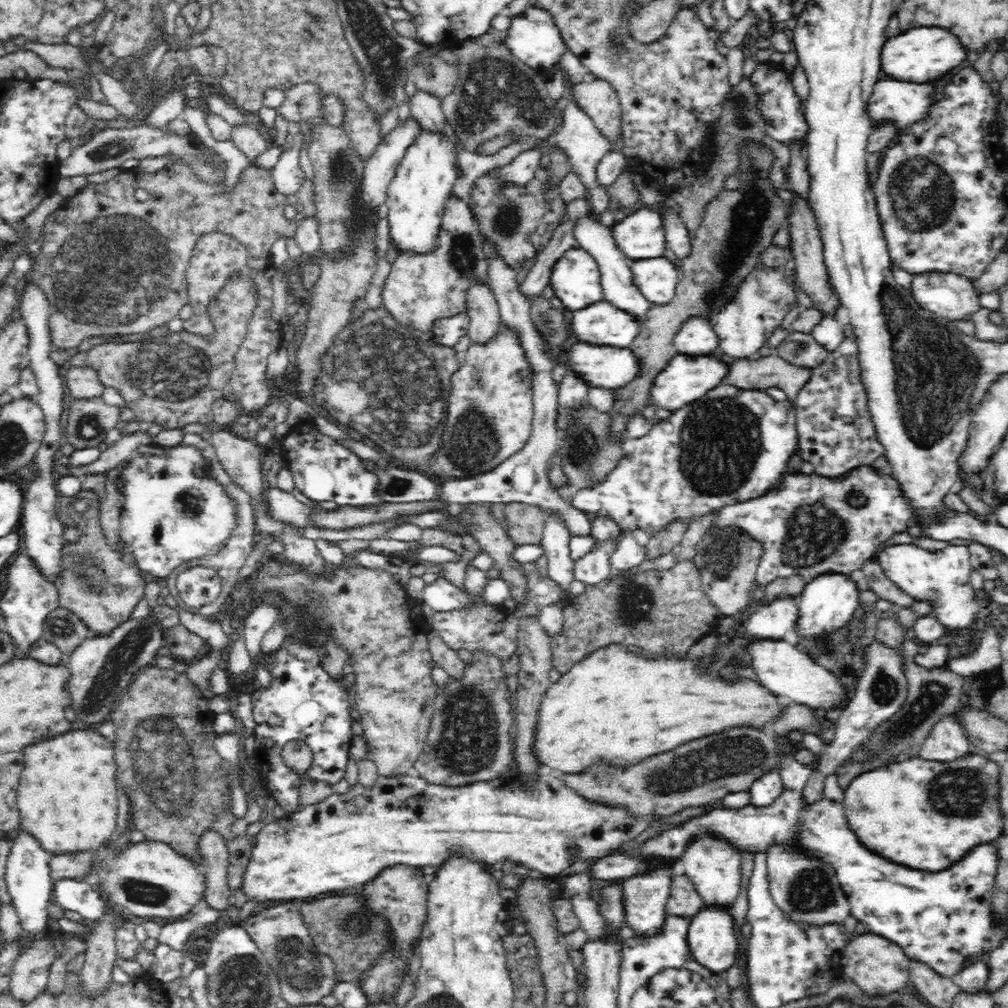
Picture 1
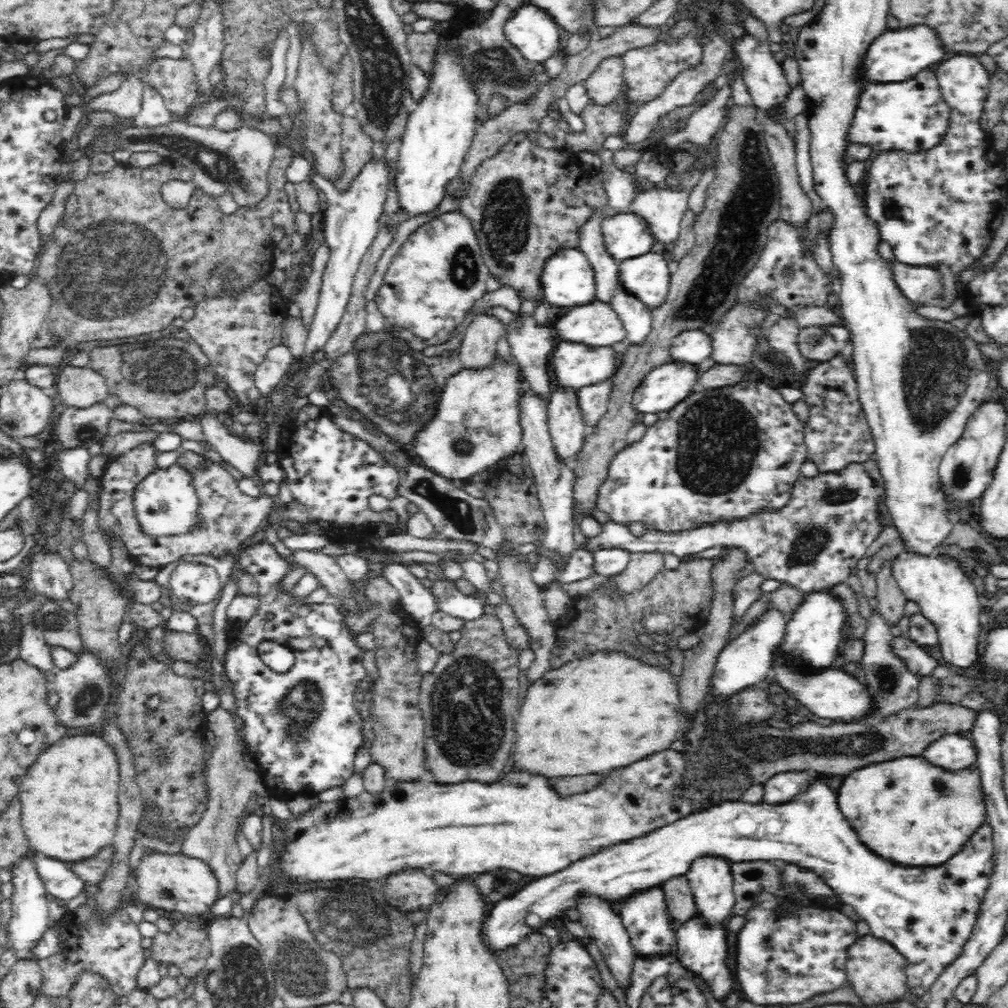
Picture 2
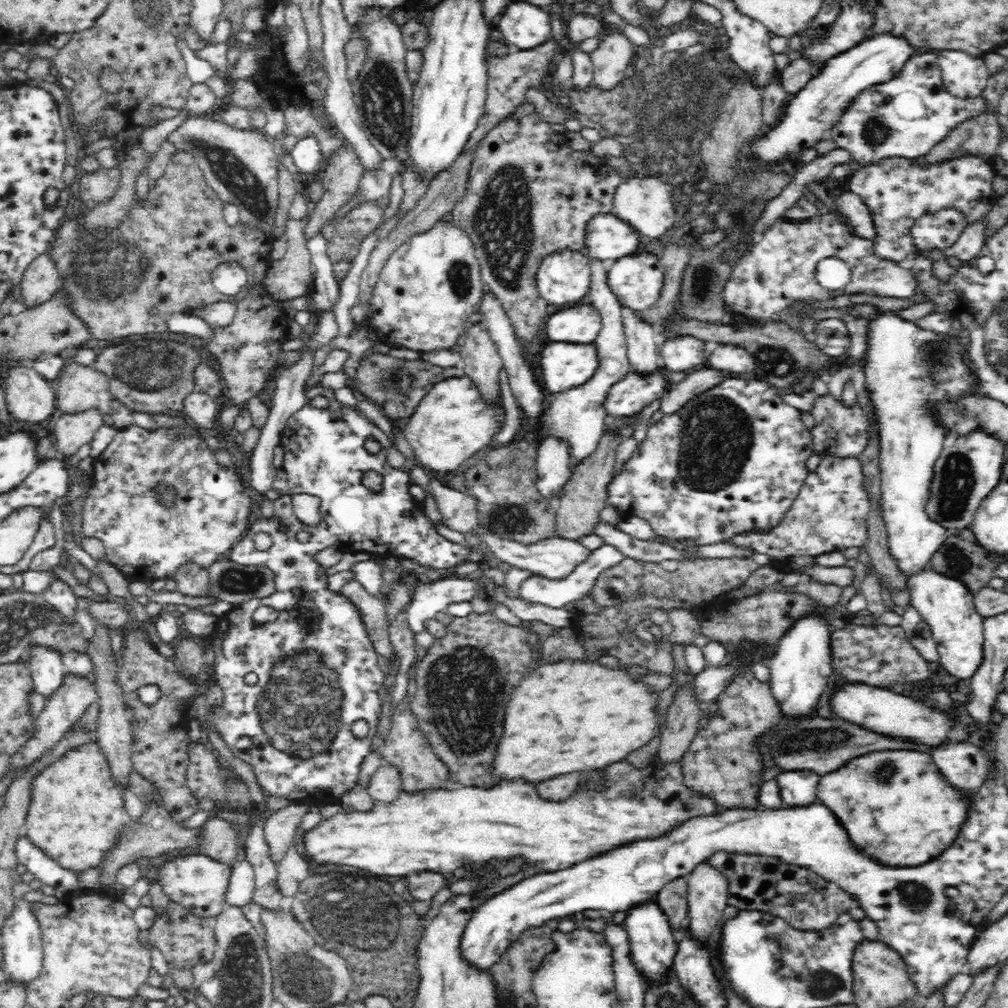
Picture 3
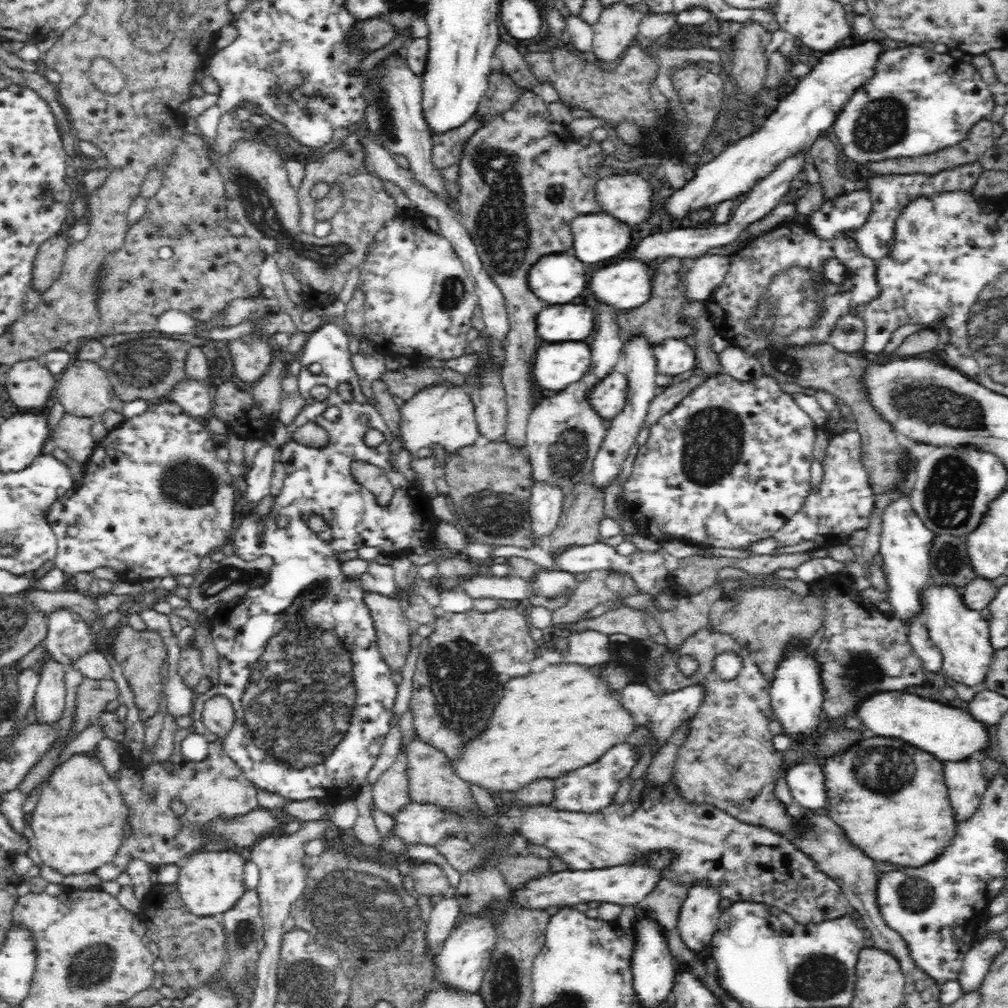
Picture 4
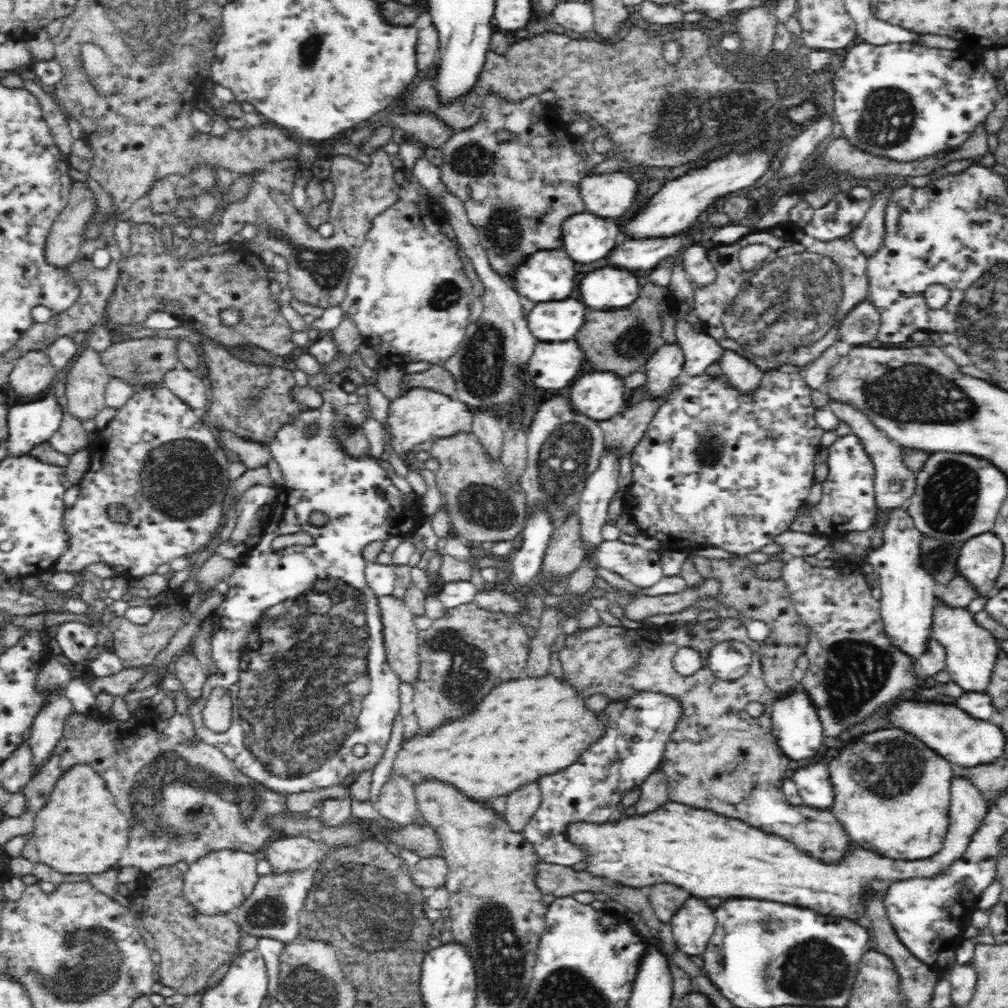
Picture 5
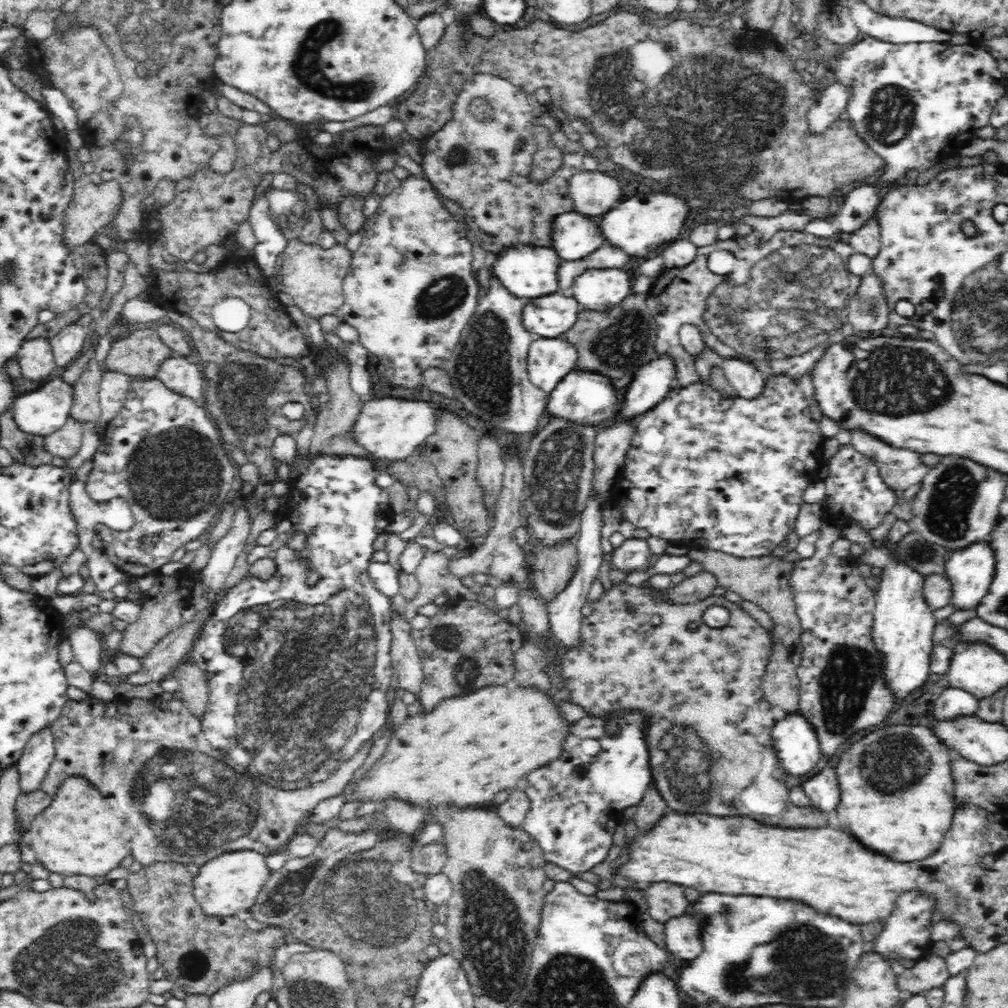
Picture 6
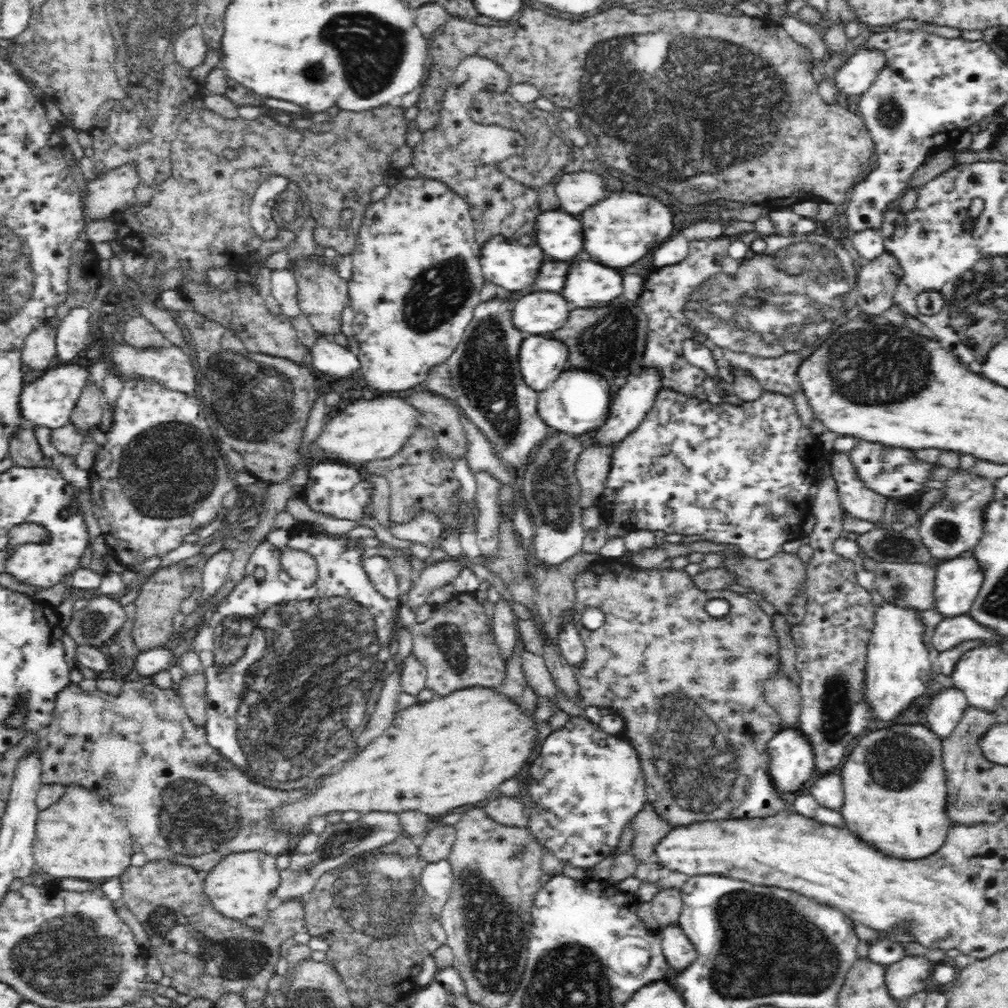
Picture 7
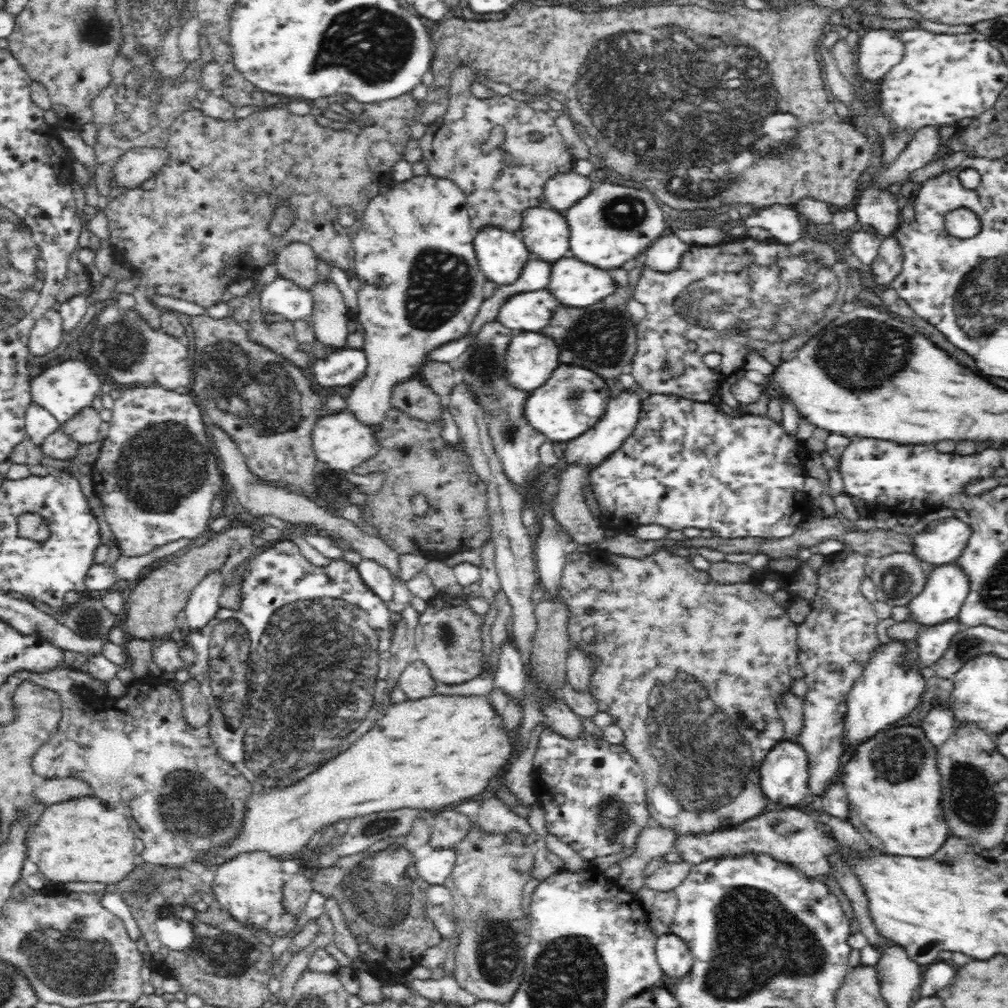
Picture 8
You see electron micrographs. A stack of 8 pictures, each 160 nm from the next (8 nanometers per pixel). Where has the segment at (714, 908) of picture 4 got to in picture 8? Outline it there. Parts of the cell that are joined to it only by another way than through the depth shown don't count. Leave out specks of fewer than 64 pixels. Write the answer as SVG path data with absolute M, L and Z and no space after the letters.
M671 932L657 938L655 955L664 976L670 978L686 976L694 964L689 947Z

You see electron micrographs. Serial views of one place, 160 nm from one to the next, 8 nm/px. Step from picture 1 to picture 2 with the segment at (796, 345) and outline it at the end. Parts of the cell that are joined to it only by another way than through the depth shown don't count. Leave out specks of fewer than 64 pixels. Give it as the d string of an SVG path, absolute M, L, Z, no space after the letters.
M810 326L800 329L800 351L813 363L828 361L840 355L843 344L832 337L827 327Z

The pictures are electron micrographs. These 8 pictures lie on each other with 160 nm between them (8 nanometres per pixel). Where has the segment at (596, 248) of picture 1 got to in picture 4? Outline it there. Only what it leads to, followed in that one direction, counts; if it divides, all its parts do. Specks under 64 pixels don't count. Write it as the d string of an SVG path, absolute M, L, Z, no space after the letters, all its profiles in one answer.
M633 340L624 350L624 368L613 367L613 372L622 370L627 383L627 396L623 409L611 420L610 430L607 430L605 439L603 440L600 450L596 453L593 461L593 470L591 473L591 482L589 487L598 493L608 490L608 486L619 478L622 473L623 464L628 456L628 452L634 448L636 435L640 432L646 416L646 410L654 398L656 392L656 370L655 356L652 354L652 346L648 345L644 340Z

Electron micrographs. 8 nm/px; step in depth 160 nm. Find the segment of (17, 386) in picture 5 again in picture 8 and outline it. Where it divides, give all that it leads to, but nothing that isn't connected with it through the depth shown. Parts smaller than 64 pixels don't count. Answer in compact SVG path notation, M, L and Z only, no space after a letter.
M50 307L41 318L36 320L36 324L31 330L30 354L34 357L41 357L56 350L62 343L64 332L61 312Z

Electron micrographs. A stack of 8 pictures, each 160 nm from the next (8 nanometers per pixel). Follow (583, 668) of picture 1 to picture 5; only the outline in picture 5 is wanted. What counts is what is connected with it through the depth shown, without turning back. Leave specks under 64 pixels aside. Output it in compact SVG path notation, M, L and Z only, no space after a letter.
M551 674L523 678L526 680L510 680L492 688L468 714L446 720L430 732L419 729L412 738L402 740L400 750L392 760L390 774L400 774L414 790L422 783L444 782L468 800L489 804L494 796L514 792L518 786L570 764L570 760L582 752L582 744L590 744L590 740L598 736L598 718L578 704L576 692L566 682L558 682Z

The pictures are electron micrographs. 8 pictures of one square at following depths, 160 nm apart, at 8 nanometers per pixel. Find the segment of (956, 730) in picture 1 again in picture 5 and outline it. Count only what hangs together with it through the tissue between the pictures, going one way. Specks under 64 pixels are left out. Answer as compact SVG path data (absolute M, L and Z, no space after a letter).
M960 777L953 778L952 796L950 805L949 828L940 852L926 860L902 862L902 860L888 860L870 850L864 850L858 844L852 844L844 850L844 856L834 860L825 860L825 857L814 855L799 848L793 841L782 836L762 832L748 822L738 818L724 818L716 816L714 812L706 810L688 810L680 804L666 804L664 808L648 814L648 816L634 815L632 818L623 816L617 822L610 822L604 826L582 823L571 831L570 841L582 842L586 849L590 849L592 858L588 863L587 871L591 874L609 879L624 886L641 887L647 889L652 885L670 883L687 890L692 896L703 900L710 896L728 898L752 898L758 900L782 900L788 904L798 904L822 912L824 916L832 915L850 919L851 921L866 916L872 900L882 898L894 882L910 880L910 878L934 879L938 876L948 876L953 871L954 862L965 855L967 848L973 843L974 837L986 824L990 806L980 795L980 791L972 784Z

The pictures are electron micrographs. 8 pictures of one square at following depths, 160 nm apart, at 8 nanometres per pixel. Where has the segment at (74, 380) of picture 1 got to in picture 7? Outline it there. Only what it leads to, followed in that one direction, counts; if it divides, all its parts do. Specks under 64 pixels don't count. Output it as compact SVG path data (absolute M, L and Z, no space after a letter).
M90 382L90 386L86 388L77 408L74 408L73 415L71 416L70 423L76 427L78 433L82 438L86 435L87 431L92 431L98 427L103 410L101 409L102 391Z

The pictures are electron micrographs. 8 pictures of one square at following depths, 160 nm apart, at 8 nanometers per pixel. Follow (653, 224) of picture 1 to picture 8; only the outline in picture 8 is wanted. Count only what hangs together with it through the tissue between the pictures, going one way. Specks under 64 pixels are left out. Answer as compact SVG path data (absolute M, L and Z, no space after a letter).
M544 205L522 211L517 231L532 259L552 263L568 254L566 219Z

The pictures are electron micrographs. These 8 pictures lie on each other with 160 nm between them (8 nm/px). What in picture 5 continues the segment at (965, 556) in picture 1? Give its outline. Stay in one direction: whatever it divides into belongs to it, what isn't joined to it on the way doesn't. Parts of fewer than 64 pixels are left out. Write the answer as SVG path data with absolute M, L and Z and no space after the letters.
M938 604L933 616L933 638L946 649L946 672L950 680L965 692L985 692L993 680L1000 650L994 635L976 625L973 615L964 608L949 608Z

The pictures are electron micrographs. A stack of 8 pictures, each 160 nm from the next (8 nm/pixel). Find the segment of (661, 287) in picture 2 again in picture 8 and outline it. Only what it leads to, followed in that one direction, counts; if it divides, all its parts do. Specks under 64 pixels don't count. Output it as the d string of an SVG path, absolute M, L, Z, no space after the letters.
M558 258L550 263L549 271L546 291L554 296L555 302L564 307L584 308L596 304L618 287L610 280L608 271L600 270L590 264L582 264L575 258Z

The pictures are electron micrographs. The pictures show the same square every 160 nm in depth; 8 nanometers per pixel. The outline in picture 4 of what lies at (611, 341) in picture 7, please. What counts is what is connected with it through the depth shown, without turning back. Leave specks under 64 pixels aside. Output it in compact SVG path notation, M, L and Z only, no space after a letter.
M674 257L665 259L651 280L650 297L646 302L629 311L619 310L614 316L616 332L619 332L619 339L623 341L624 349L633 340L644 340L648 345L654 347L660 345L664 340L679 339L689 334L689 330L679 322L678 318L682 314L685 288L685 283L680 282L676 275L678 268L680 268L680 259Z

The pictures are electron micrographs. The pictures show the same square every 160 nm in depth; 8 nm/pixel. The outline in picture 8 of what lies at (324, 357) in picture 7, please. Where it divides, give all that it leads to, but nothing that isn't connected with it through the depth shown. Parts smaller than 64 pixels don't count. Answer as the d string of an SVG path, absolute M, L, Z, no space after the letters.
M348 348L330 354L326 360L317 360L310 368L314 385L344 386L366 373L368 355L363 349Z

